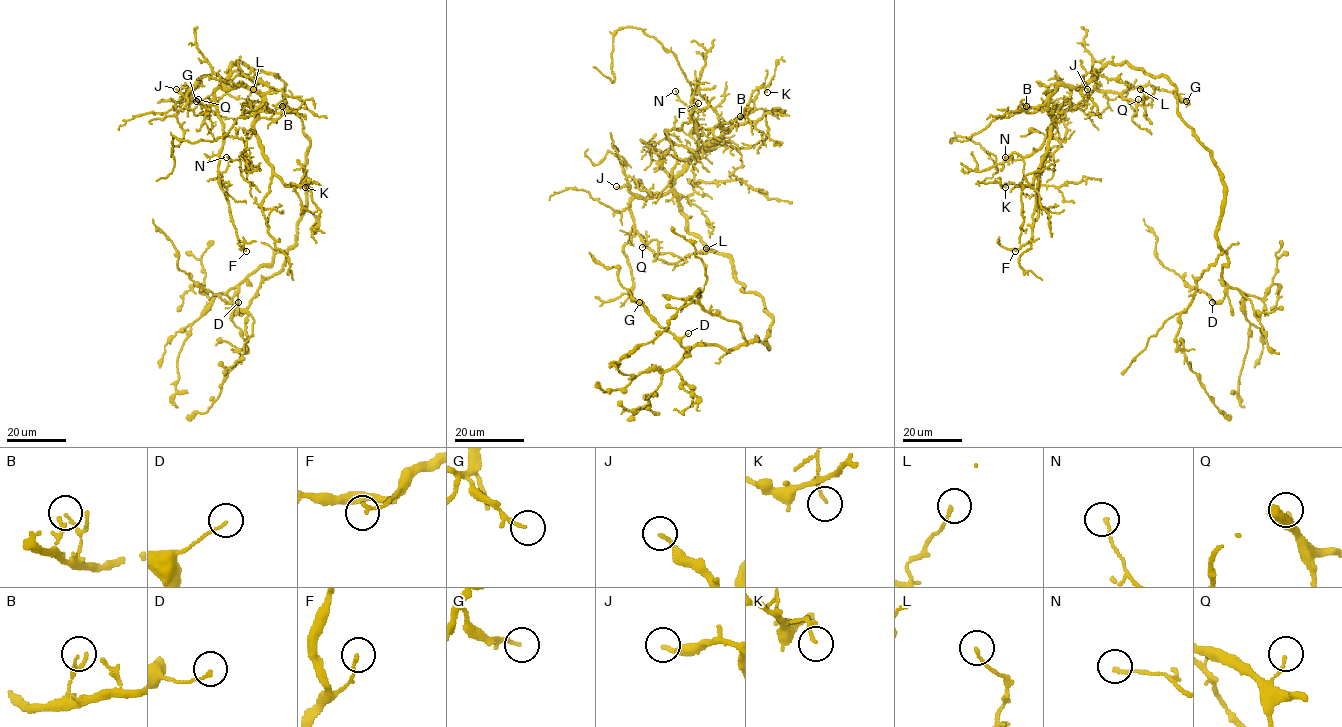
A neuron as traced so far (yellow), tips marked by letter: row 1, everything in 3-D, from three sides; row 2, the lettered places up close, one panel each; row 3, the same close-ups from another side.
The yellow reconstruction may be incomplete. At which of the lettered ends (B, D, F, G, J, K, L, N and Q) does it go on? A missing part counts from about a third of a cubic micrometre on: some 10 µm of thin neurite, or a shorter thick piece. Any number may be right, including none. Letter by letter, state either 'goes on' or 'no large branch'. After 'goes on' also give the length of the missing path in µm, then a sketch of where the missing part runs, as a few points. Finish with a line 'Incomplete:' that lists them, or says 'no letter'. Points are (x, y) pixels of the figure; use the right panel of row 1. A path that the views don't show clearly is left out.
B: no large branch
D: no large branch
F: no large branch
G: no large branch
J: no large branch
K: no large branch
L: no large branch
N: no large branch
Q: no large branch
Incomplete: no letter

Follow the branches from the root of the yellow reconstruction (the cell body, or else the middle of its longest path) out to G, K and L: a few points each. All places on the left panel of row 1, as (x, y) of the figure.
G: (283, 88), (277, 76), (238, 62), (224, 79), (204, 74), (191, 92), (185, 85), (196, 101)
K: (283, 88), (277, 76), (239, 62), (225, 80), (261, 97), (254, 130), (263, 157), (287, 187), (305, 187)
L: (283, 88), (277, 76), (238, 62), (224, 79), (204, 74), (188, 91), (208, 106), (253, 89)

